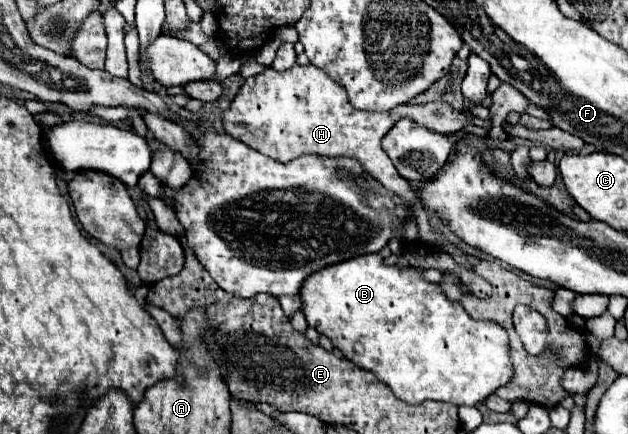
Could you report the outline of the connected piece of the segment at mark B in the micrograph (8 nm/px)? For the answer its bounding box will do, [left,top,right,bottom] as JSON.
[301,253,513,405]

